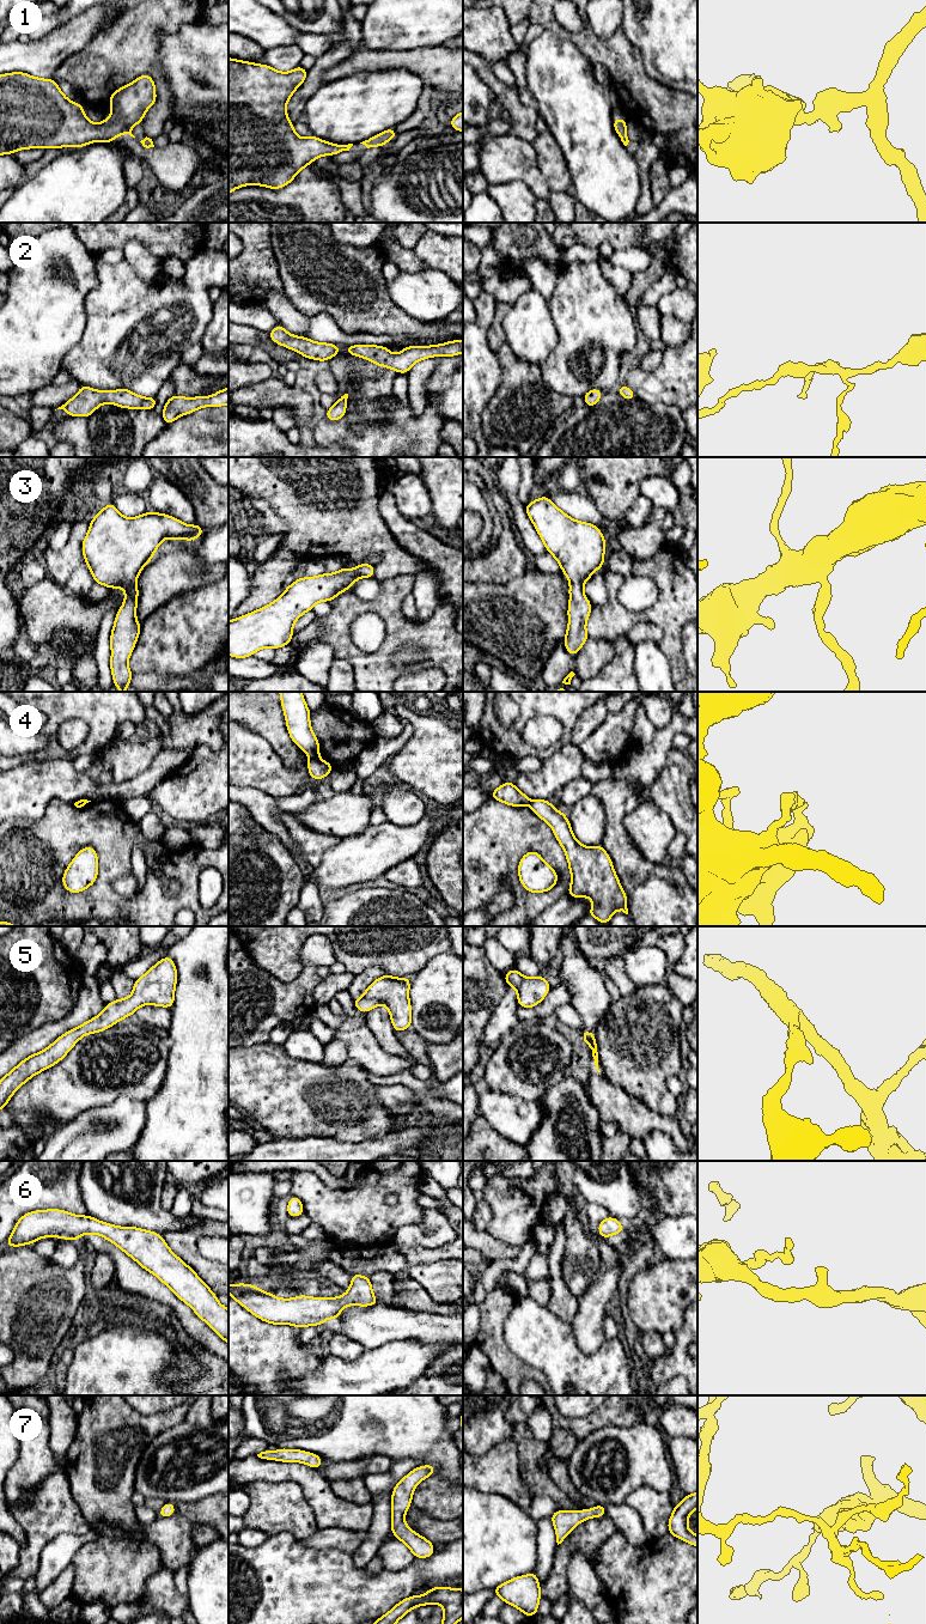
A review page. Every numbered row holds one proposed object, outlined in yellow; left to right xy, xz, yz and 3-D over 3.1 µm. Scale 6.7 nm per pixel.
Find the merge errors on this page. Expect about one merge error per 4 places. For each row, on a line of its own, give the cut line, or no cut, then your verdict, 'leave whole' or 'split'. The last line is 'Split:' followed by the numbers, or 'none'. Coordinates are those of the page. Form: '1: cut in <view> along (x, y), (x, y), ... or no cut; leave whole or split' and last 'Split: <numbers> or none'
1: no cut; leave whole
2: no cut; leave whole
3: no cut; leave whole
4: cut in xz along (309, 758), (318, 759); split
5: no cut; leave whole
6: no cut; leave whole
7: no cut; leave whole
Split: 4

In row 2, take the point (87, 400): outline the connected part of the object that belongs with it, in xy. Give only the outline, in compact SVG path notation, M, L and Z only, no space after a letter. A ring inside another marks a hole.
M81 385L78 394L57 409L63 409L69 416L89 418L104 403L111 403L124 409L136 408L150 410L154 409L157 397L142 397L124 388L114 391L102 391Z

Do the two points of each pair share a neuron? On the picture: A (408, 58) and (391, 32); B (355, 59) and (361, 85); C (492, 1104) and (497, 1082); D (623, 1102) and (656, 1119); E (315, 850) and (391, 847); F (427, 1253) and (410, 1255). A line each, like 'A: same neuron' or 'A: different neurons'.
A: different neurons
B: different neurons
C: different neurons
D: same neuron
E: different neurons
F: same neuron

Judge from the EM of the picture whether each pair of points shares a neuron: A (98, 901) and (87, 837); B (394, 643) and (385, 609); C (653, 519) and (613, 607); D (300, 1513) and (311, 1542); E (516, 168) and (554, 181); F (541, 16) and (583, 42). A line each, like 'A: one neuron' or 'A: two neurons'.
A: one neuron
B: one neuron
C: two neurons
D: two neurons
E: two neurons
F: one neuron

